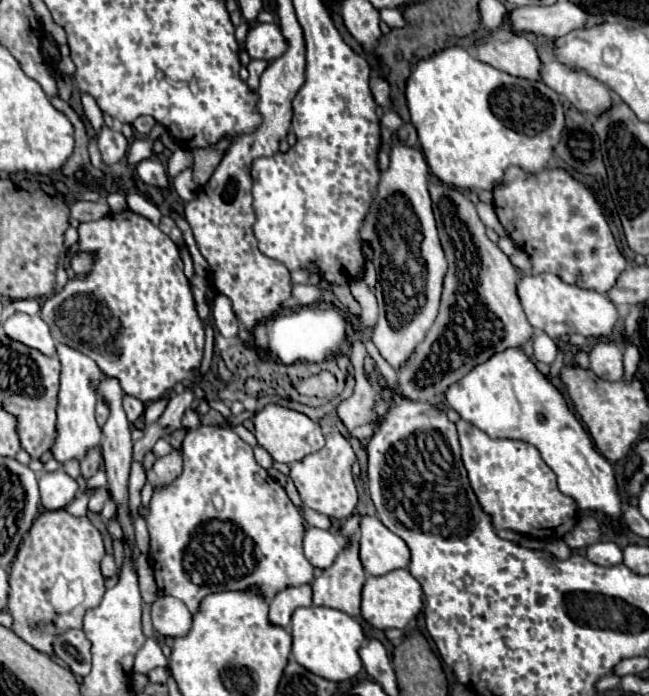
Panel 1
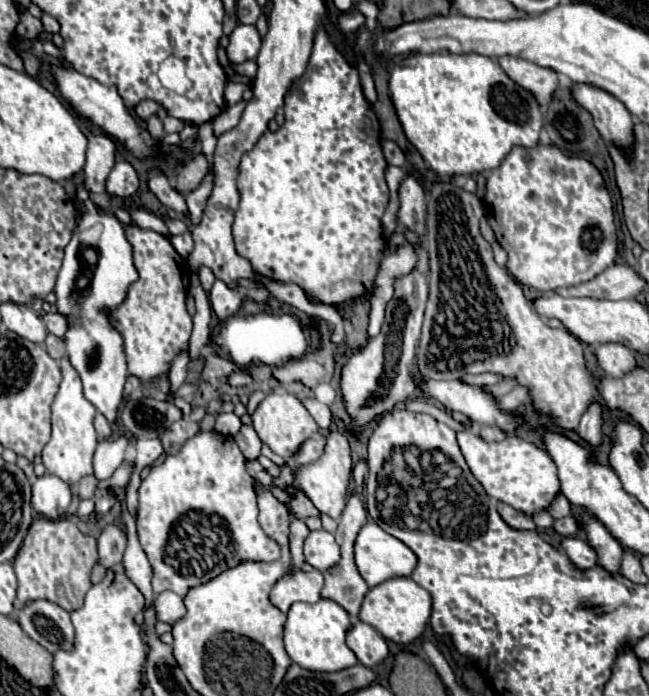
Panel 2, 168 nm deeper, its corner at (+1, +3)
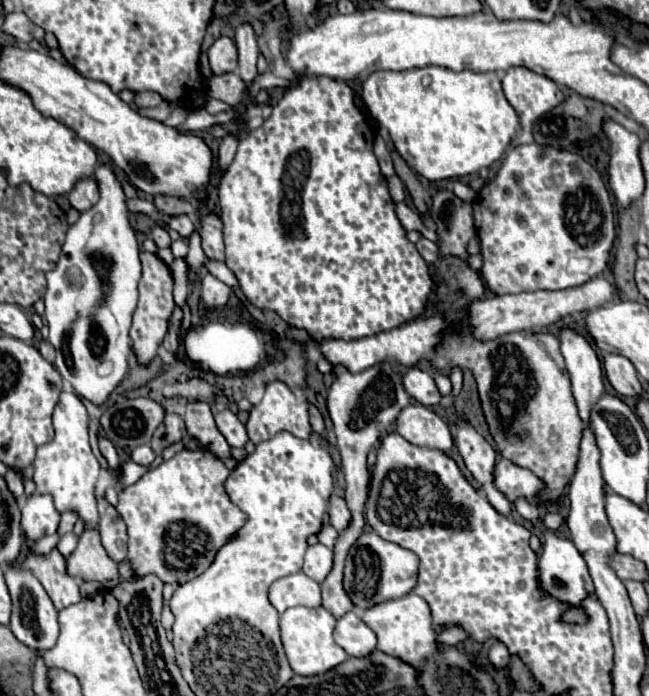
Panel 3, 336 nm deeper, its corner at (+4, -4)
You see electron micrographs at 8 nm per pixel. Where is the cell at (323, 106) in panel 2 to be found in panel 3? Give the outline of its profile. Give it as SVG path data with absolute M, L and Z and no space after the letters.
M301 75L299 81L295 81L289 89L285 89L281 101L273 107L271 117L239 143L233 163L219 183L219 207L223 219L225 257L227 257L225 265L235 273L235 277L241 283L241 291L247 295L247 299L253 305L279 313L283 321L287 321L291 327L307 331L309 337L315 341L361 339L399 327L423 311L427 297L433 289L433 279L429 275L427 263L423 261L415 245L407 241L405 231L395 215L387 181L381 175L379 163L373 153L373 141L375 141L375 129L371 127L367 117L357 109L353 89L345 81L335 81L331 77Z

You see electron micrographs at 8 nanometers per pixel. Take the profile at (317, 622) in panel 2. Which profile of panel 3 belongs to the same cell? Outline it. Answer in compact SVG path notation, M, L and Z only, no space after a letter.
M291 607L279 617L281 627L281 641L283 649L287 653L289 665L297 675L311 675L311 673L325 673L327 669L333 669L339 665L339 661L347 659L347 653L335 643L333 629L335 629L335 617L323 609L323 607Z

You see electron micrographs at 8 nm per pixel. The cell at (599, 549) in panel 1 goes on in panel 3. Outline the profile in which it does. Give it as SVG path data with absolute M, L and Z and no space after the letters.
M547 533L545 545L543 545L543 555L539 557L539 581L541 581L541 587L545 591L549 591L553 597L567 601L569 605L575 607L563 615L563 621L585 623L585 613L577 607L583 601L583 597L593 593L593 581L589 577L589 571L587 571L587 565L583 561L581 553L575 549L575 545L569 539L557 537L555 533Z

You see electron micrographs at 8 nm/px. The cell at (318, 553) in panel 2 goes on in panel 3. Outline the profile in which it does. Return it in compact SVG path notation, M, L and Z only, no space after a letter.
M315 543L315 545L307 547L305 563L303 563L303 573L305 575L309 575L317 583L321 583L329 575L331 567L333 567L333 549L329 549L321 543Z

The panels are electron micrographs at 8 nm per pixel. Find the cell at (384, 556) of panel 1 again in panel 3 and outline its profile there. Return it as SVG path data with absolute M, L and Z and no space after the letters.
M375 531L363 533L351 547L345 561L345 591L351 601L363 609L387 599L397 599L413 591L417 583L419 557L391 541L383 541Z

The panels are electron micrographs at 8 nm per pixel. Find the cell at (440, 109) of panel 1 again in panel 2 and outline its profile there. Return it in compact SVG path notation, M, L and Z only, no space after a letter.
M440 52L406 56L392 66L388 90L406 138L440 176L494 170L512 146L538 144L544 108L488 56Z

